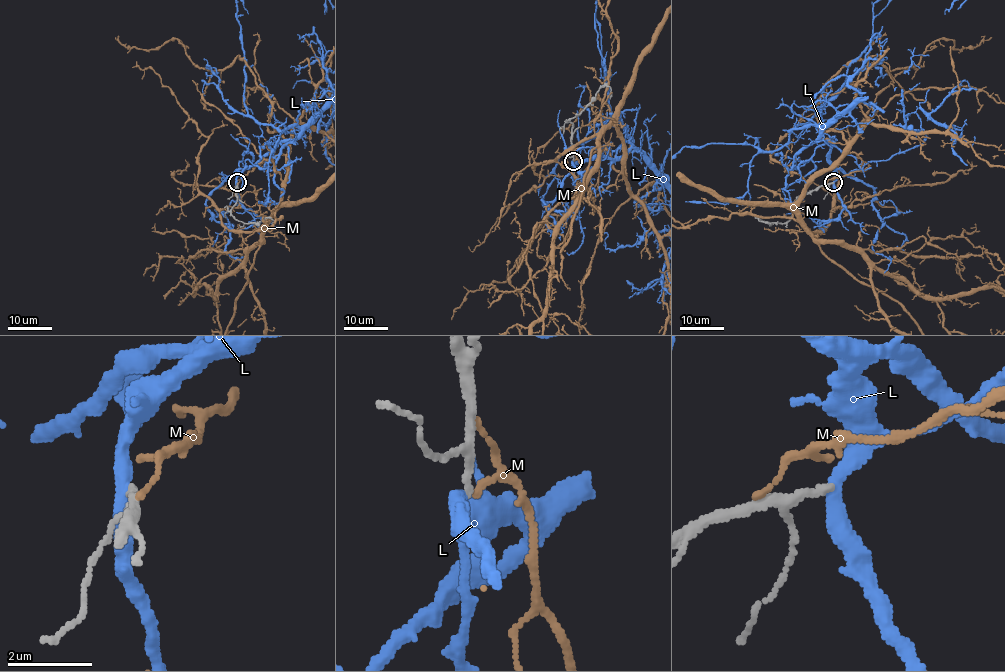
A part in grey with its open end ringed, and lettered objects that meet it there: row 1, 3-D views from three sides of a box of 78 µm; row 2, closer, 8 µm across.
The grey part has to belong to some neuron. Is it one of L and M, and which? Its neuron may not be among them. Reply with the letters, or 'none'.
none

